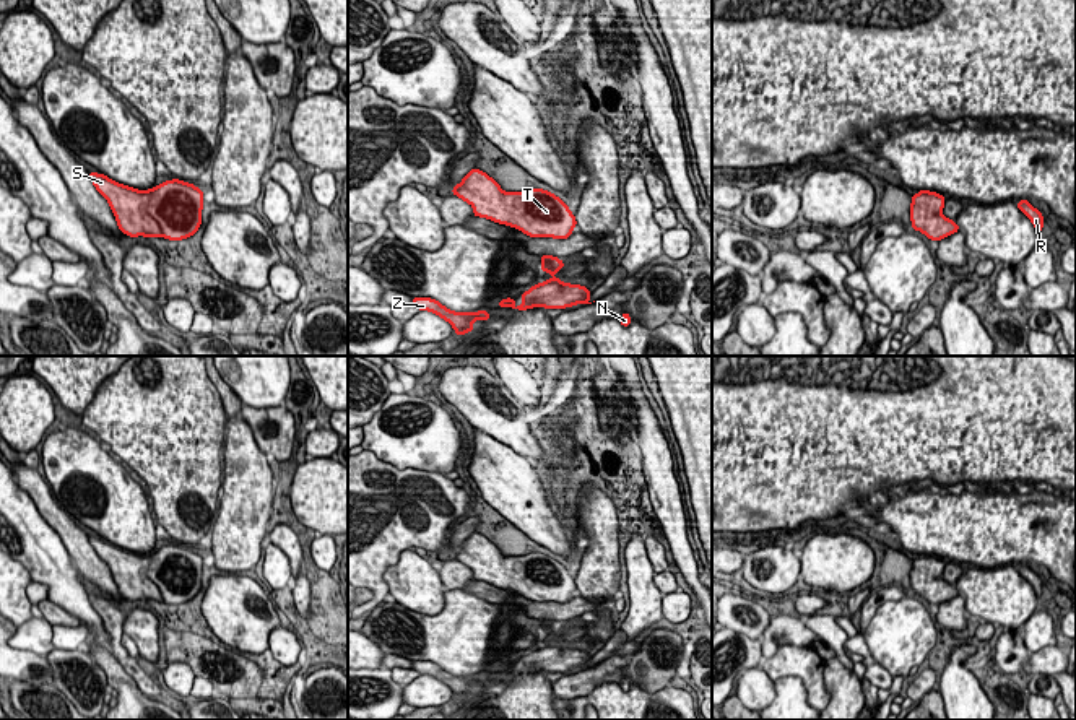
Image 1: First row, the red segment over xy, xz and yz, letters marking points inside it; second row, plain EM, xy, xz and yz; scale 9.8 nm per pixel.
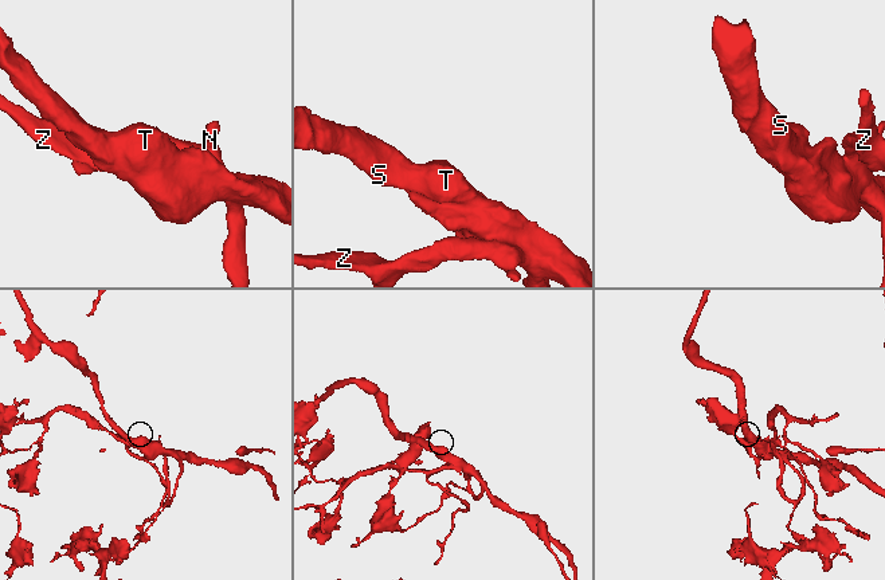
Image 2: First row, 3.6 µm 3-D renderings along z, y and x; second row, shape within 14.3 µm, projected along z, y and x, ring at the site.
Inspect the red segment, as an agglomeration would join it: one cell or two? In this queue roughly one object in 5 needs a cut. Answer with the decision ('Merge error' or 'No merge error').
No merge error

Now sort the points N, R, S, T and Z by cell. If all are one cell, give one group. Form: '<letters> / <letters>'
N R S T Z

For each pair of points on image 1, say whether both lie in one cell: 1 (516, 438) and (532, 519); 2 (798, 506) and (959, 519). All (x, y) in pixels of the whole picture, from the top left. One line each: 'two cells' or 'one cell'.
1: two cells
2: two cells

